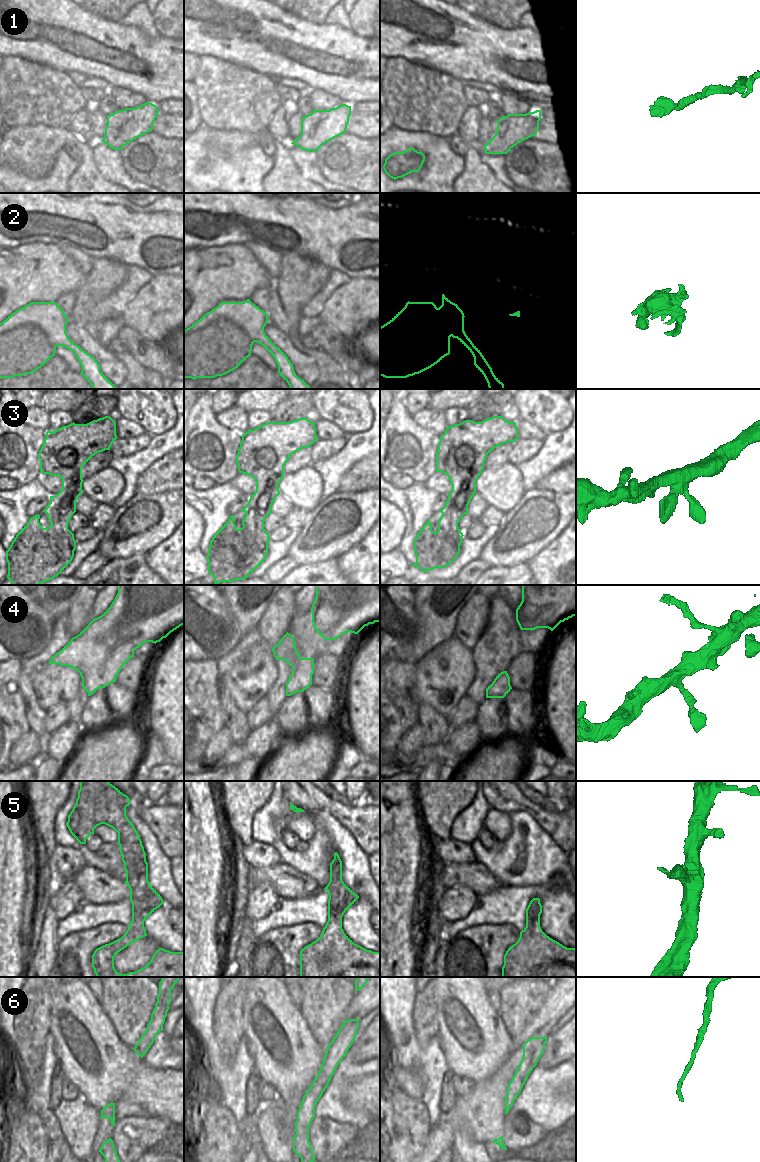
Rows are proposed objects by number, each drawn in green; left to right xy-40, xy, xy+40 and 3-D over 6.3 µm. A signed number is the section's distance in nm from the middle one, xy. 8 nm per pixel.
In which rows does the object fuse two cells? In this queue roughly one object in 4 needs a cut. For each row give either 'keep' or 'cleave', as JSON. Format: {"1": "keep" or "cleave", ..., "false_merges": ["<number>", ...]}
{"1": "cleave", "2": "cleave", "3": "keep", "4": "keep", "5": "keep", "6": "keep", "false_merges": ["1", "2"]}

